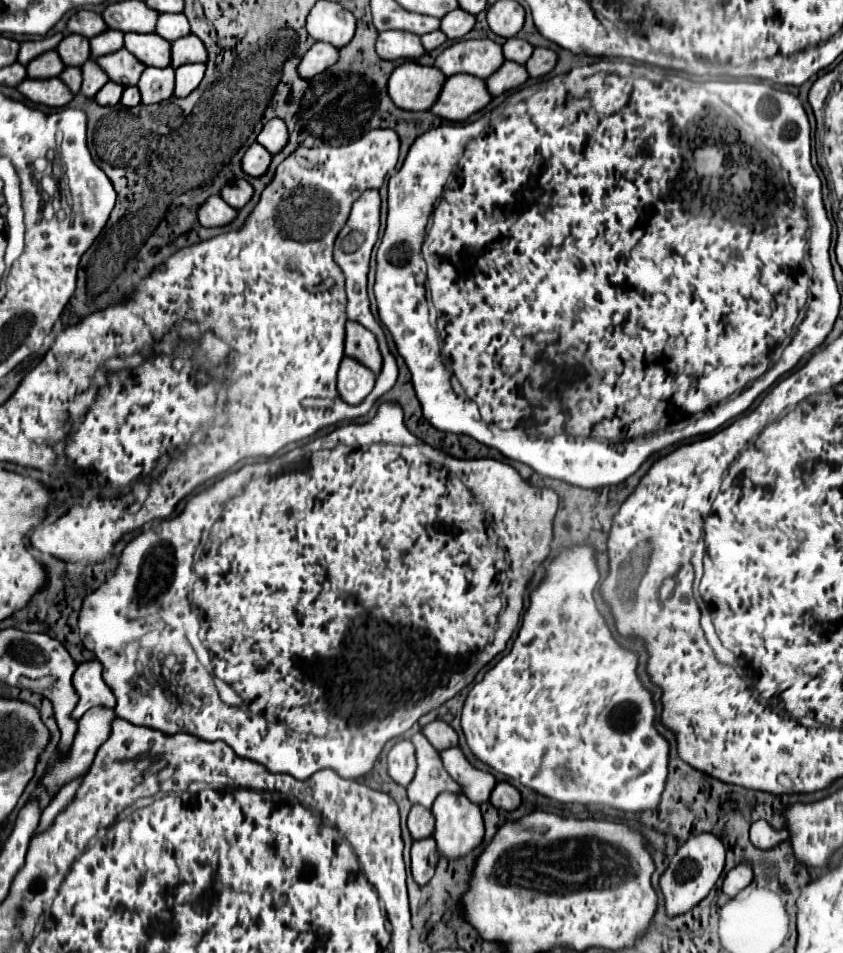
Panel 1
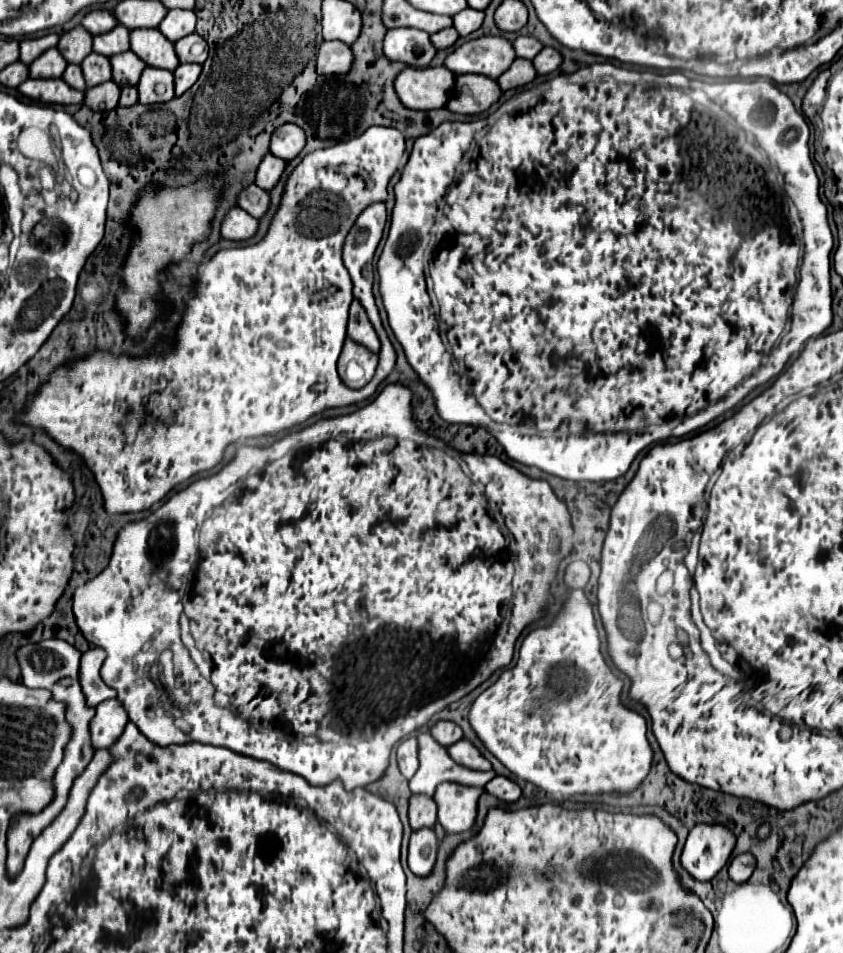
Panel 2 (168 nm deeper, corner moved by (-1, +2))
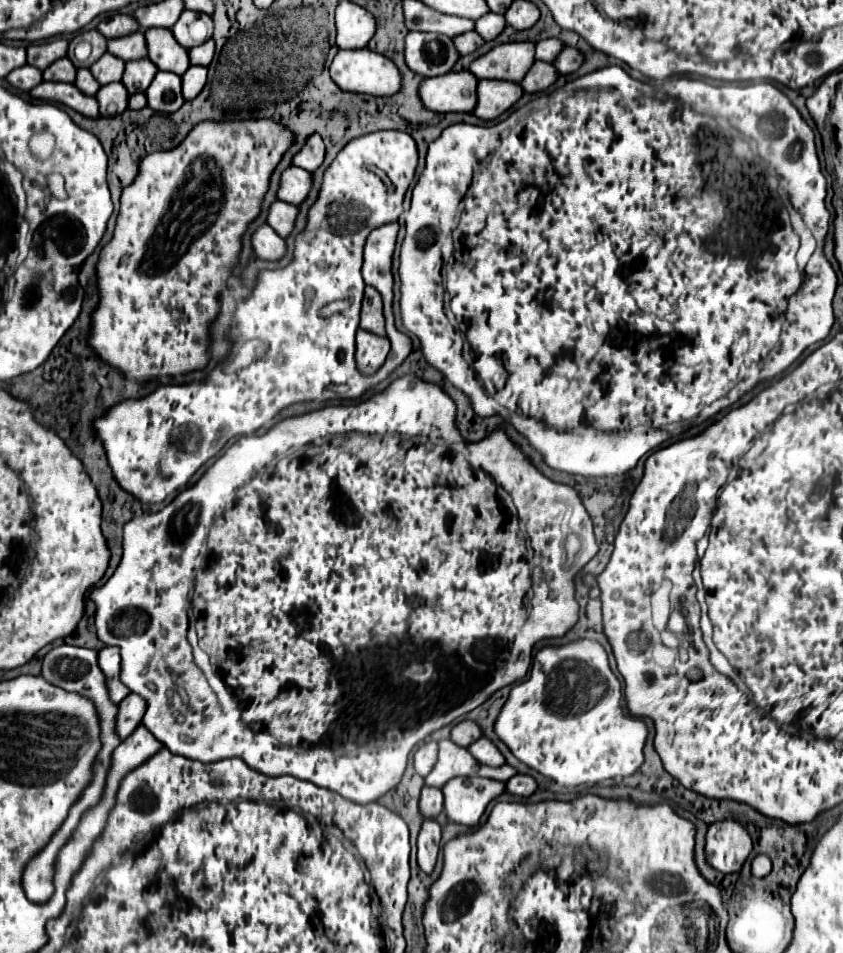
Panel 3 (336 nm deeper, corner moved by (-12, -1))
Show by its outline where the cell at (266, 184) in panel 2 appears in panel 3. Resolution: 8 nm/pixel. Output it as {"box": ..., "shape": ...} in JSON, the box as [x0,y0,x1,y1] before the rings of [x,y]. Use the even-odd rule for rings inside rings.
{"box":[278,165,312,205],"shape":[[[290,165],[288,169],[284,169],[282,177],[280,177],[280,187],[278,187],[278,199],[292,203],[292,205],[300,205],[310,189],[312,177],[308,171]]]}

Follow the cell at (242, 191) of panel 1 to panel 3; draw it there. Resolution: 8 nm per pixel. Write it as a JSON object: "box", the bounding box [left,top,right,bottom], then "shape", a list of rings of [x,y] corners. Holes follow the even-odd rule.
{"box":[268,199,298,237],"shape":[[[276,199],[276,201],[270,205],[270,209],[268,209],[268,225],[270,225],[280,237],[288,237],[288,233],[290,233],[292,227],[294,227],[296,215],[298,215],[298,207],[296,207],[296,205],[290,205],[290,203],[284,203],[284,201]]]}

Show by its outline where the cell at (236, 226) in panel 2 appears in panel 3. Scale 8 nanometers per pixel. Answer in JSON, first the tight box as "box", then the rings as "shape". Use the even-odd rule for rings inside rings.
{"box":[252,223,286,261],"shape":[[[266,223],[254,231],[252,247],[254,247],[254,253],[260,259],[266,259],[266,261],[276,261],[286,251],[284,239],[270,225],[266,225]]]}

